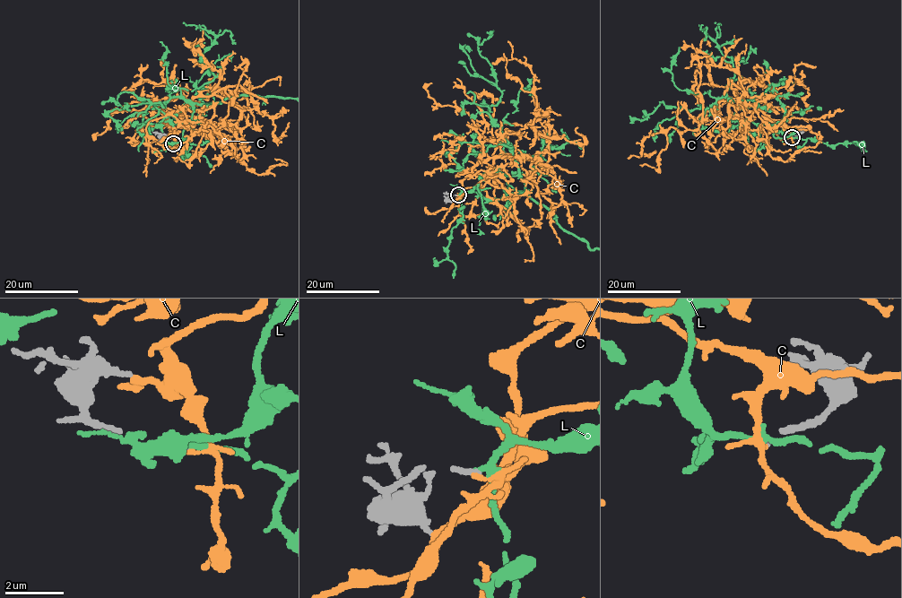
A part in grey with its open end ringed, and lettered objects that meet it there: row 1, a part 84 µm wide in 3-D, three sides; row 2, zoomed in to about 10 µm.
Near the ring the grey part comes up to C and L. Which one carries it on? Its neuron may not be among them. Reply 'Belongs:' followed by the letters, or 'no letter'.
Belongs: L

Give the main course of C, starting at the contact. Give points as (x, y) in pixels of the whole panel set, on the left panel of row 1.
C: (174, 143), (171, 131), (185, 124), (168, 112), (217, 132), (207, 125), (178, 146), (157, 142)

